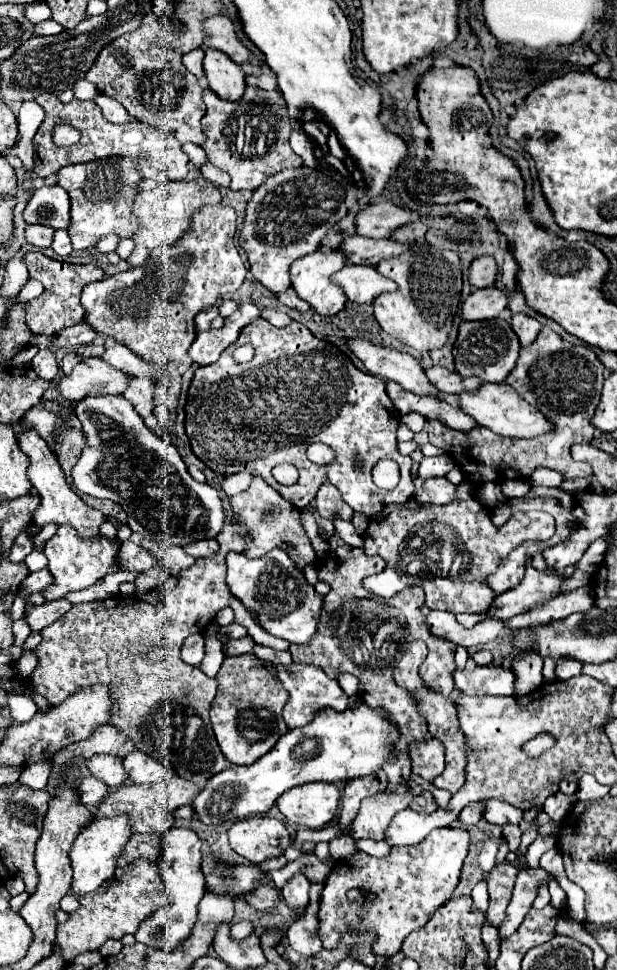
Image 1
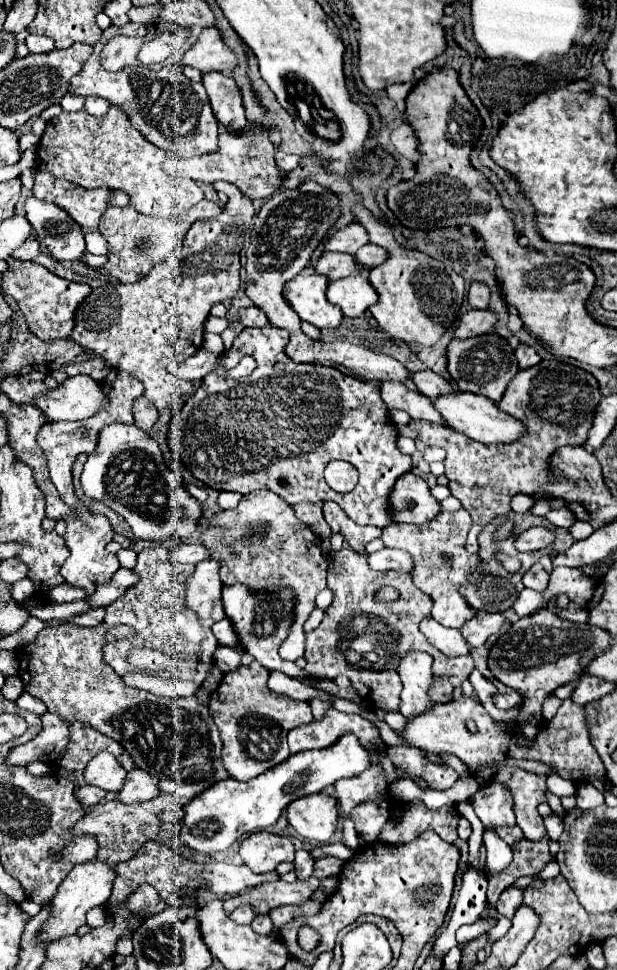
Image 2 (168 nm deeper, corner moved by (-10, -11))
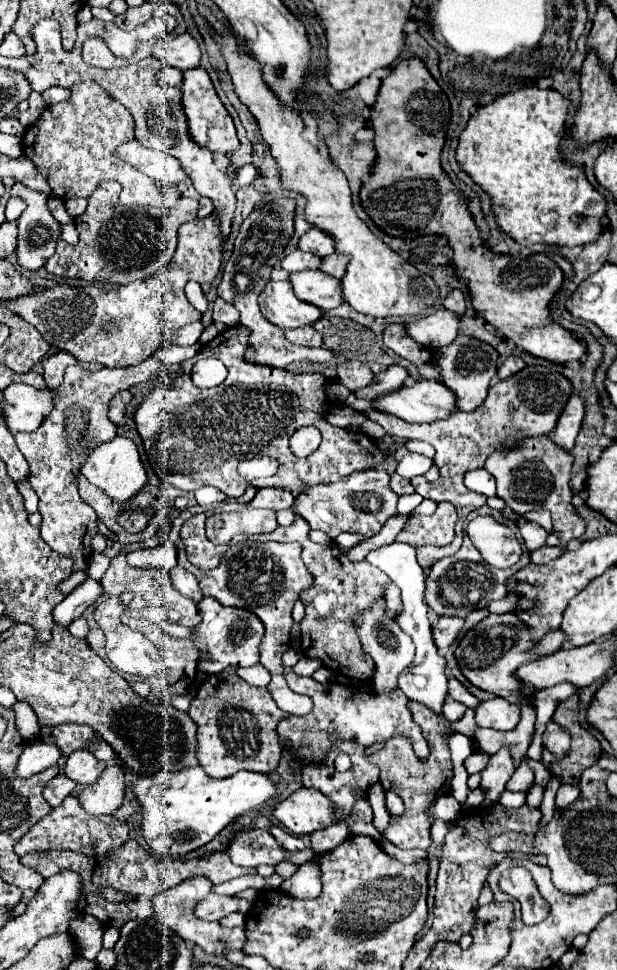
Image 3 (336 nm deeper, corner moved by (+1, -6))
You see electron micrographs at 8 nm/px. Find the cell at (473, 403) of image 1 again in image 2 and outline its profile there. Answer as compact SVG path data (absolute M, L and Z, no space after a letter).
M454 393L448 397L438 397L434 405L440 411L440 415L448 421L450 427L454 427L458 433L464 433L466 437L480 441L480 443L514 443L522 439L526 433L526 425L522 421L504 413L492 399L484 395Z

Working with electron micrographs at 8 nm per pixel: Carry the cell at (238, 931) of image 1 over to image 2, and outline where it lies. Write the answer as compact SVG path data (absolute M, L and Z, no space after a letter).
M258 915L254 921L252 921L252 929L258 933L258 935L268 935L272 931L272 921L268 915Z

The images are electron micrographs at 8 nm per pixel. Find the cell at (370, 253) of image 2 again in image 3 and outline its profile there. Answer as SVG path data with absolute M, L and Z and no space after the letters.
M329 254L329 256L325 256L325 258L321 260L321 270L323 270L325 274L329 274L329 276L333 276L333 278L339 280L339 278L345 274L345 264L347 264L345 256Z

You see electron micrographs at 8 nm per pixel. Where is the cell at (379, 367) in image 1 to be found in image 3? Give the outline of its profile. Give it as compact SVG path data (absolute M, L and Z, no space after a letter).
M283 200L277 204L267 204L265 208L255 208L249 218L241 224L239 236L235 238L235 248L225 264L221 284L217 288L219 296L233 304L239 310L239 324L249 330L249 342L245 350L245 360L259 366L271 366L271 368L287 368L289 364L311 360L311 362L331 362L331 352L325 348L303 348L287 342L281 328L267 324L267 320L261 316L259 310L259 294L269 282L269 274L275 268L275 264L281 262L283 250L293 234L293 200Z

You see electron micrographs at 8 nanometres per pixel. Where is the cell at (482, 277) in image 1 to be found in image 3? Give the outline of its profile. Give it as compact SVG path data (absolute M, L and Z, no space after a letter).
M451 290L447 294L447 298L443 300L443 306L445 306L445 310L453 312L455 316L461 316L465 312L465 296L463 296L463 292L461 290Z

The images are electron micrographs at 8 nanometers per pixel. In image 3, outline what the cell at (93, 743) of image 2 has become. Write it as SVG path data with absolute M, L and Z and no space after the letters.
M59 724L59 726L51 728L51 738L63 750L65 756L83 748L85 742L93 736L95 736L93 728L89 728L85 724Z

